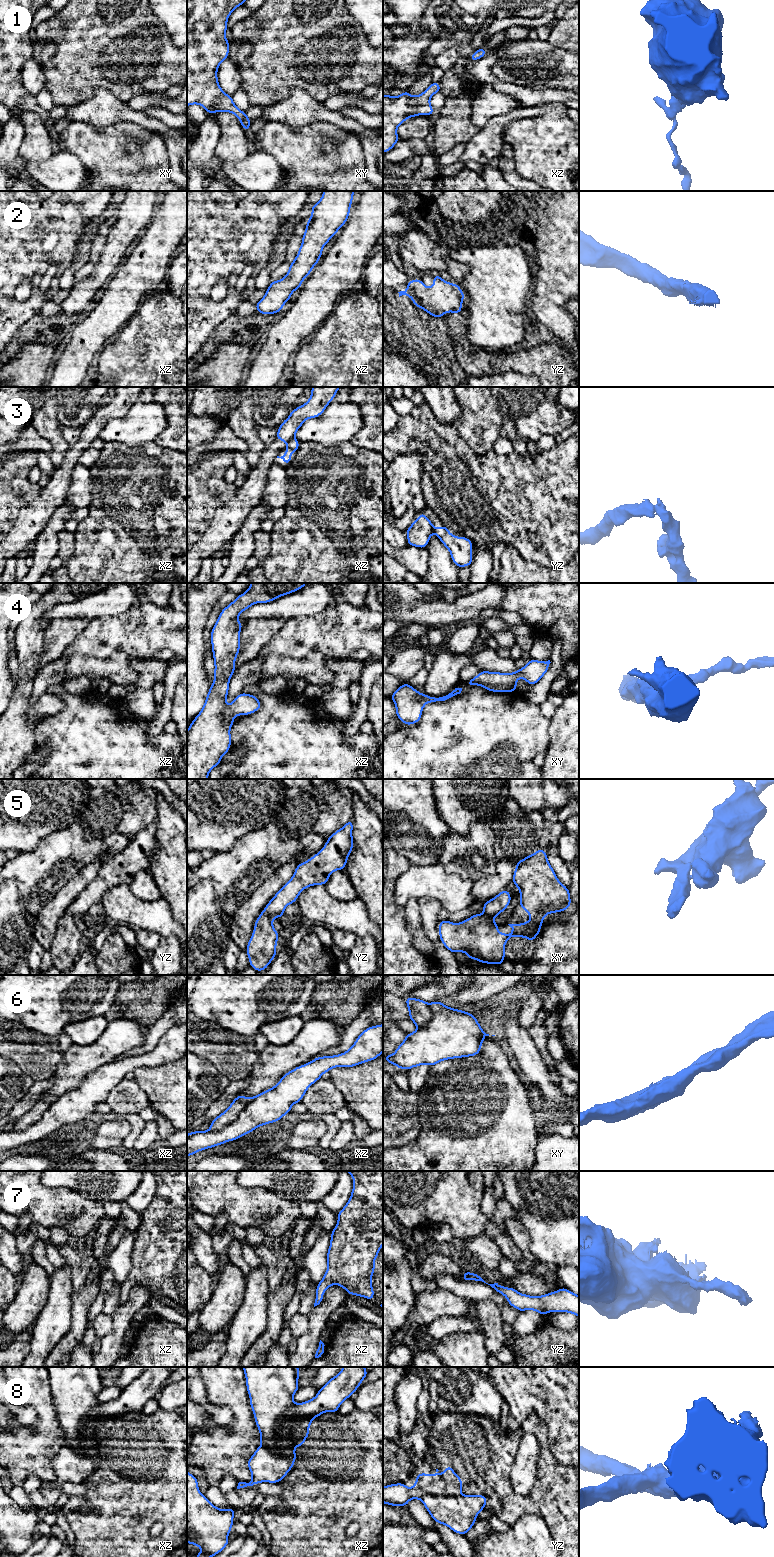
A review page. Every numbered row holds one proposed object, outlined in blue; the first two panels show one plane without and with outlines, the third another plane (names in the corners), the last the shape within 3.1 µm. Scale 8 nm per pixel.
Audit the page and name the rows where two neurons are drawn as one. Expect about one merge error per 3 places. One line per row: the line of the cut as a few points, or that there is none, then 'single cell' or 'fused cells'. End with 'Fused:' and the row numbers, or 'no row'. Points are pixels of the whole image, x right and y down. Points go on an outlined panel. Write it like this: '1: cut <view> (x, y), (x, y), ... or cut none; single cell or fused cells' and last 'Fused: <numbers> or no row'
1: cut none; single cell
2: cut none; single cell
3: cut yz (433, 528), (434, 531); fused cells
4: cut none; single cell
5: cut yz (261, 913), (273, 917); fused cells
6: cut xz (254, 1097), (234, 1120), (217, 1130), (209, 1129); fused cells
7: cut none; single cell
8: cut xz (296, 1404), (284, 1413), (276, 1425), (277, 1450), (262, 1446); fused cells
Fused: 3, 5, 6, 8

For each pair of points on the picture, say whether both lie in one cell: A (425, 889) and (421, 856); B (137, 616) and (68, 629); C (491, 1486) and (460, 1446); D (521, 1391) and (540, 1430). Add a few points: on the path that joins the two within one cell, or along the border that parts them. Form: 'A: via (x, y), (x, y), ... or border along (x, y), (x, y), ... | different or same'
A: border along (439, 862), (433, 865), (411, 865) | different
B: border along (90, 620), (71, 644) | different
C: via (485, 1476), (484, 1470), (470, 1456) | same
D: border along (539, 1418), (545, 1426), (545, 1435), (548, 1440) | different

